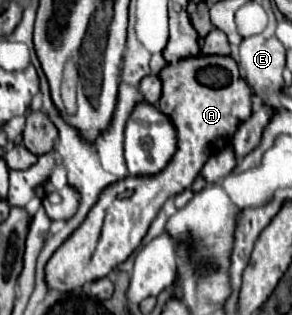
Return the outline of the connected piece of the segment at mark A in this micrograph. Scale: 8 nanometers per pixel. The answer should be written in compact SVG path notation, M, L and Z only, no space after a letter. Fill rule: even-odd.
M197 55L197 57L189 57L183 59L175 65L167 65L165 69L161 69L159 73L161 85L163 85L163 95L159 99L159 111L163 115L169 117L169 121L175 127L177 133L177 151L171 157L171 161L167 163L167 167L155 175L139 175L139 177L125 177L113 185L109 185L103 191L103 197L99 197L99 201L95 203L95 209L91 209L91 213L87 213L87 221L83 221L75 233L55 251L55 255L49 259L45 275L47 275L47 283L49 289L57 289L57 291L73 291L77 287L83 287L89 281L107 277L119 263L123 263L139 245L141 239L147 235L149 225L153 223L153 219L157 217L159 209L163 207L163 203L169 197L179 195L183 189L189 189L191 183L195 181L195 177L201 173L201 167L205 165L205 161L219 153L219 149L225 149L231 139L233 133L237 131L237 127L249 119L251 115L251 89L247 85L247 81L241 77L237 63L231 57L219 57L219 55ZM211 65L219 65L221 67L221 89L213 89L207 85L197 83L195 73L201 67L211 67Z

